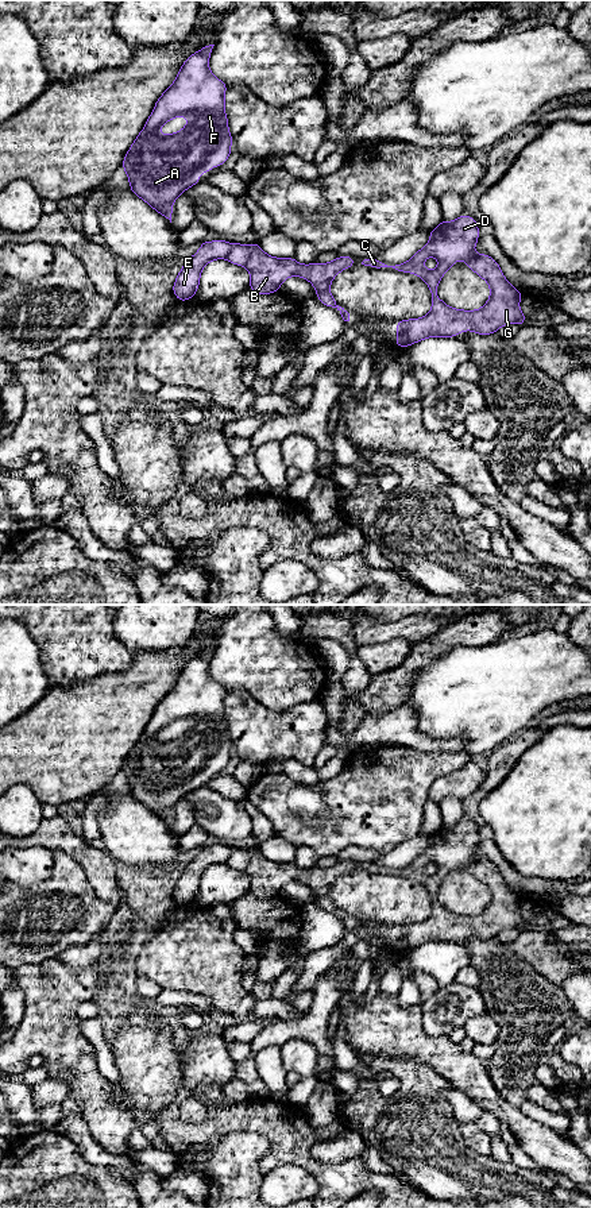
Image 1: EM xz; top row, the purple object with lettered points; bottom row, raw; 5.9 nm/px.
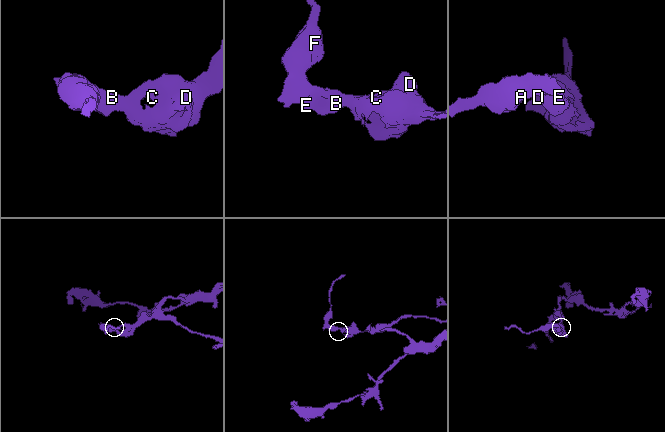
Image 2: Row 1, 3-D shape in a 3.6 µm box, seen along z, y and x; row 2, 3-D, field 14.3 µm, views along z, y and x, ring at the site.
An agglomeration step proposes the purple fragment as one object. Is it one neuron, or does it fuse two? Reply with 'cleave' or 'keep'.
cleave

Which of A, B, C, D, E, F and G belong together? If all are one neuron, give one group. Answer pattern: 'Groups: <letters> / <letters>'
Groups: A F / B C D E G

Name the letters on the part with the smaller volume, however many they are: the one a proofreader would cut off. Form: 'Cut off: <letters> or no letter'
Cut off: A, F

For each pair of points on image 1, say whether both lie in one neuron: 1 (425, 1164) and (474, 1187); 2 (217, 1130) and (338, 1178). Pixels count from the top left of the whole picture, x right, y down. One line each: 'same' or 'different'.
1: same
2: same

